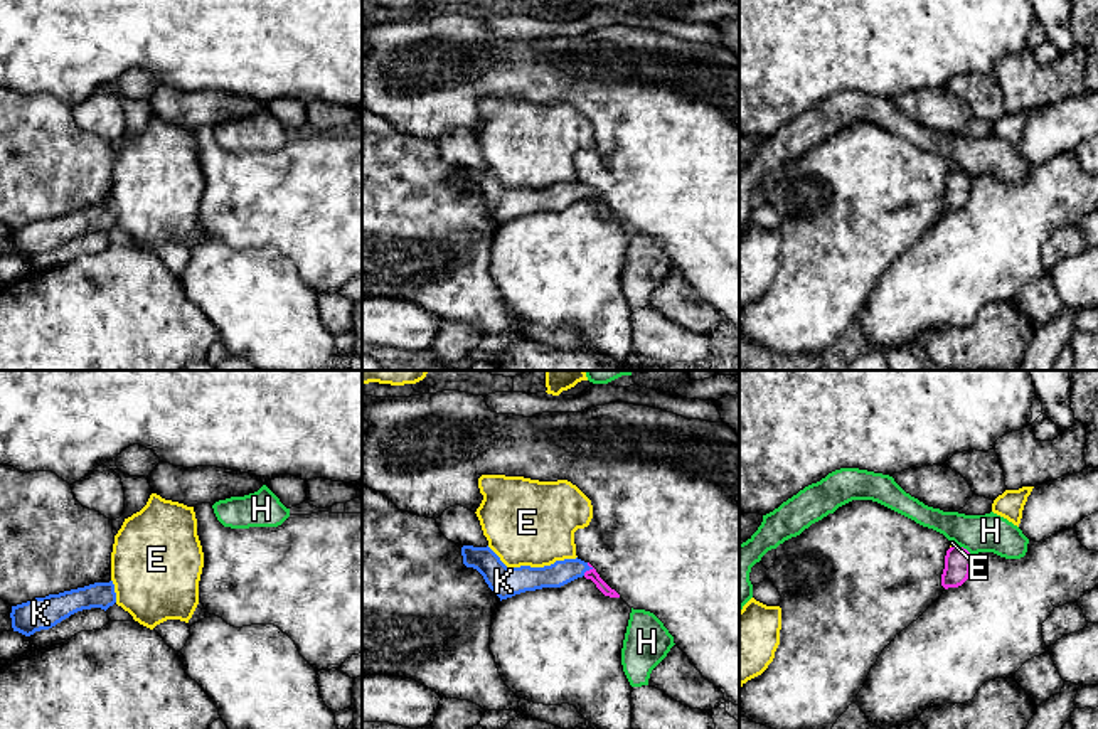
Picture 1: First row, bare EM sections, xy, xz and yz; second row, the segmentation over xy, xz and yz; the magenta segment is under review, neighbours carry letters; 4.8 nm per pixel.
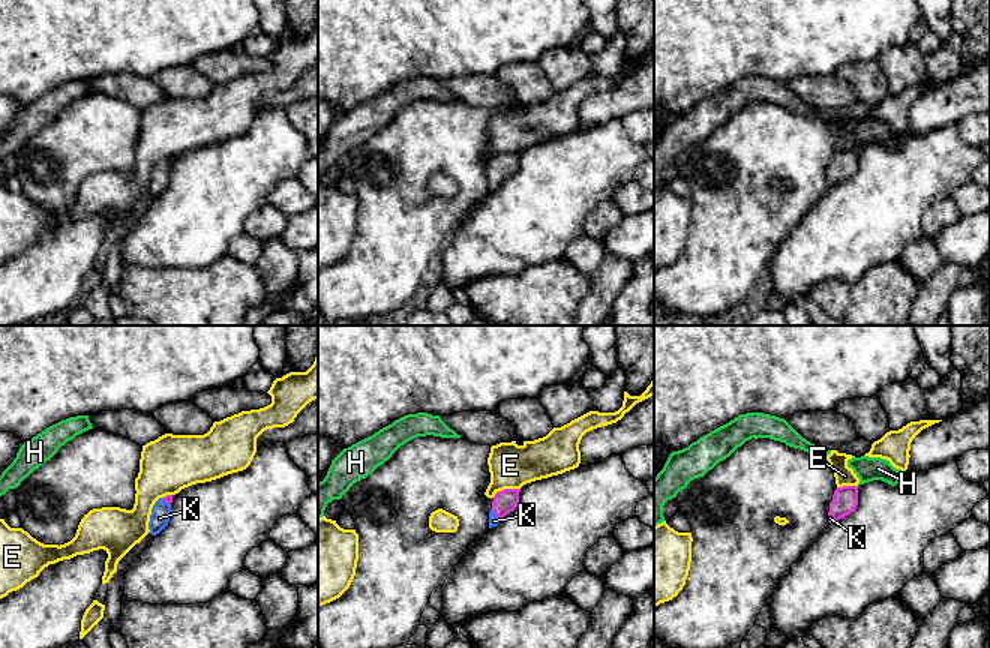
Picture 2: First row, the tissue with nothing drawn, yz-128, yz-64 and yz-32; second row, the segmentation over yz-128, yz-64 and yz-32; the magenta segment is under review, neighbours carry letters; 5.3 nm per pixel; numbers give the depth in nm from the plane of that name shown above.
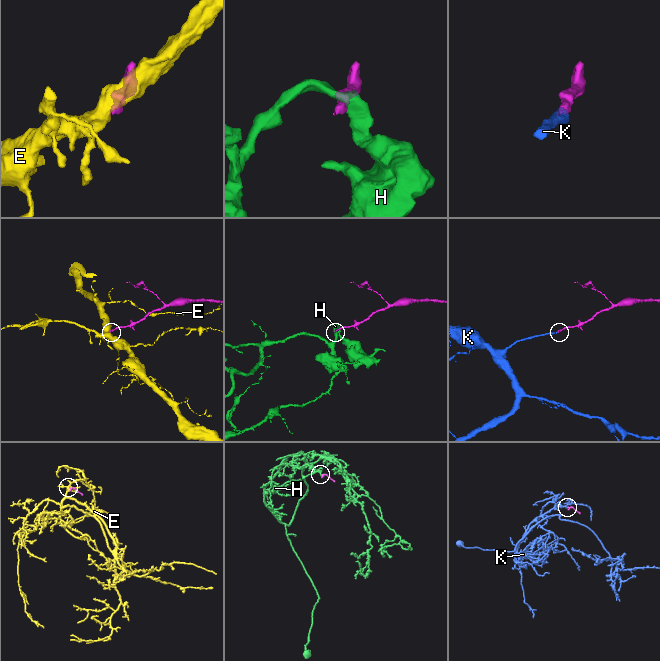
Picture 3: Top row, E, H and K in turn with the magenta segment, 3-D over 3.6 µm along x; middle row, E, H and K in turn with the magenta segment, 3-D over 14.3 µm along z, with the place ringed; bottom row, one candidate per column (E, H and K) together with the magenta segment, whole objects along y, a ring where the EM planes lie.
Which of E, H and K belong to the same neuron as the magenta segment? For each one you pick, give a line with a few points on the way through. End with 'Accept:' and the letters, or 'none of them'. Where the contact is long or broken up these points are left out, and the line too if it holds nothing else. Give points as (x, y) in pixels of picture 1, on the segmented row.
K: runs through xz (591, 574), (590, 569), (559, 573)
Accept: K

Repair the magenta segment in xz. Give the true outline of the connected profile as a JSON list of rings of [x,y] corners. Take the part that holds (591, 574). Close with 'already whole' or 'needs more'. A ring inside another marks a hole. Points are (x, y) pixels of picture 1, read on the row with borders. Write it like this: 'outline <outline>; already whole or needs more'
outline [[[463,545],[461,556],[463,564],[477,569],[500,601],[525,591],[561,588],[583,576],[591,579],[605,596],[620,598],[620,594],[600,577],[589,562],[578,557],[556,561],[554,564],[544,567],[507,567],[488,545]]]; needs more

